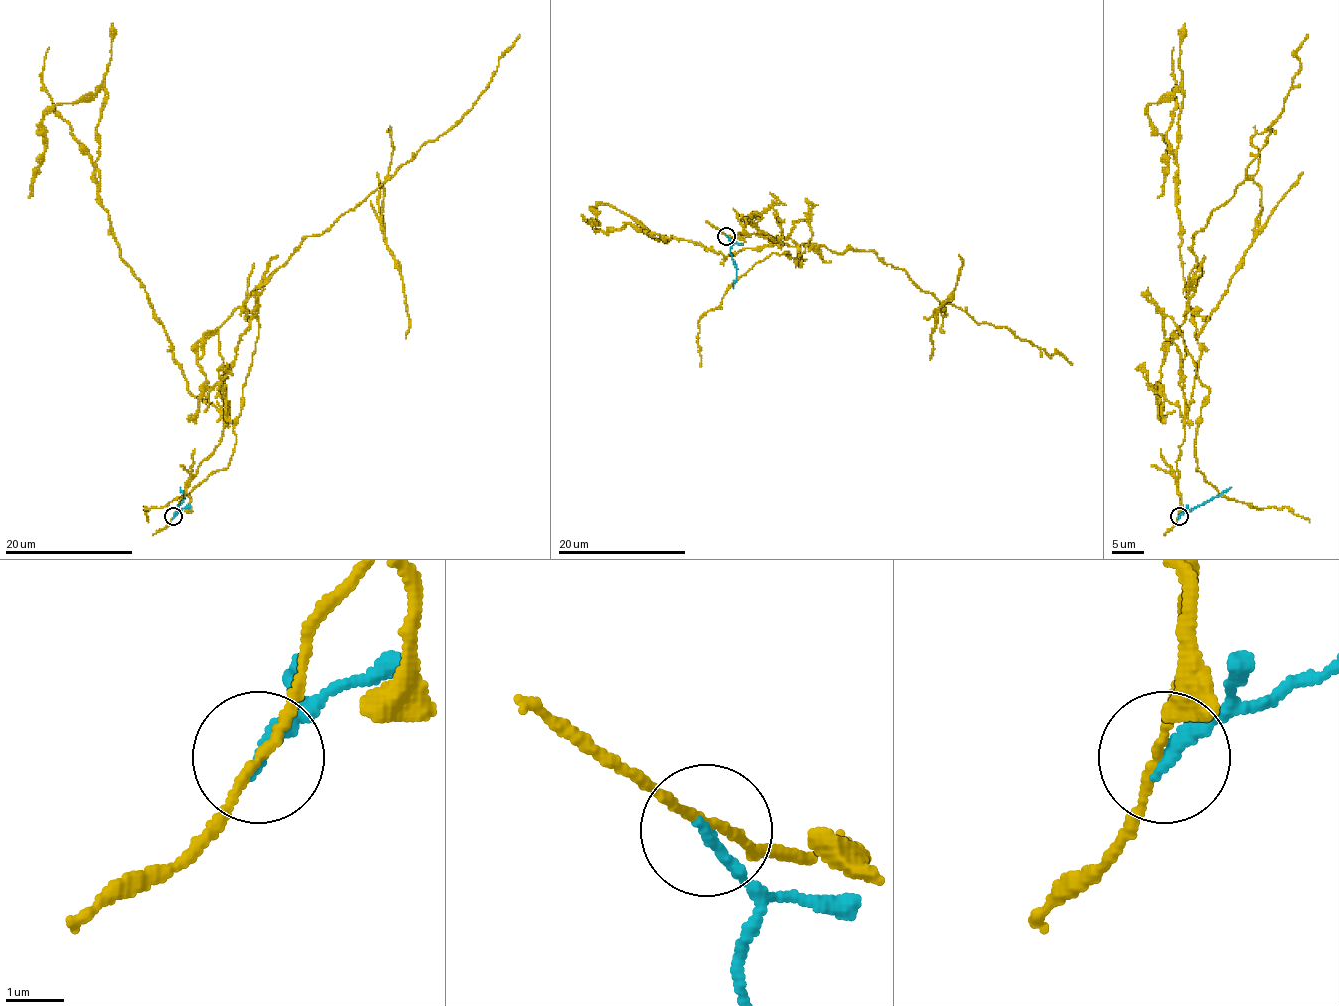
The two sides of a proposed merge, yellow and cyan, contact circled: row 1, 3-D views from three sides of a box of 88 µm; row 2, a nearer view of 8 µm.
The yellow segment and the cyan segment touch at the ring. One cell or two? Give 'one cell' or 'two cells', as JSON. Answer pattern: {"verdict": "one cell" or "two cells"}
{"verdict": "two cells"}

